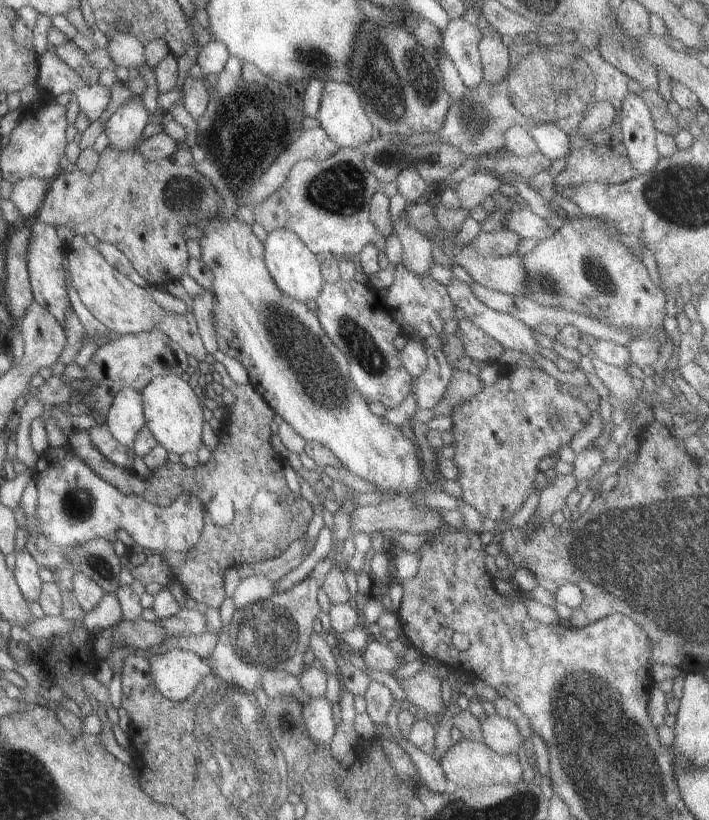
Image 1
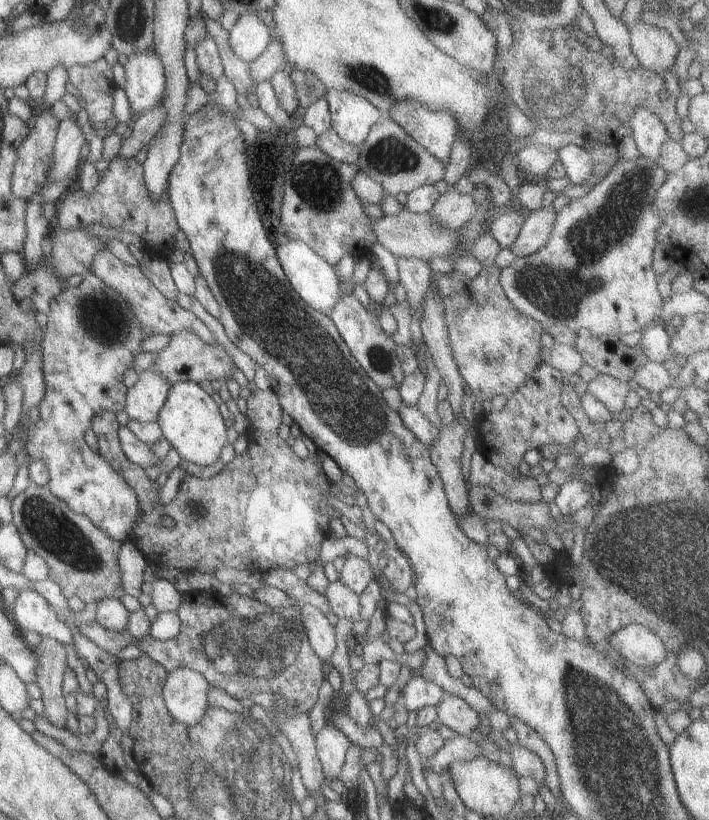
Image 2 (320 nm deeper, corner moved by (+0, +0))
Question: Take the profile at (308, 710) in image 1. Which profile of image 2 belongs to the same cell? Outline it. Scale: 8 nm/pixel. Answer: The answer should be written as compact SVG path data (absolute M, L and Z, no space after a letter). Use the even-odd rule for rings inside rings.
M330 725L323 726L314 738L316 758L327 778L338 778L340 768L343 766L345 751L350 746L349 740Z

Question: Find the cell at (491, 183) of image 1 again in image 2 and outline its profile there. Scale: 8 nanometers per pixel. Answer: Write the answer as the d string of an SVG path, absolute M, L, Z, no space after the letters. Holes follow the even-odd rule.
M452 188L439 195L428 211L429 216L447 230L458 230L474 216L477 206L469 193L454 191Z

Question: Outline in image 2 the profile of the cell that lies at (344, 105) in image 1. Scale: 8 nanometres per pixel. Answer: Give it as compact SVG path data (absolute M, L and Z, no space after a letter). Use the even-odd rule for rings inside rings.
M327 89L324 98L328 106L330 129L339 140L353 146L359 146L373 124L383 117L365 98L351 92Z

